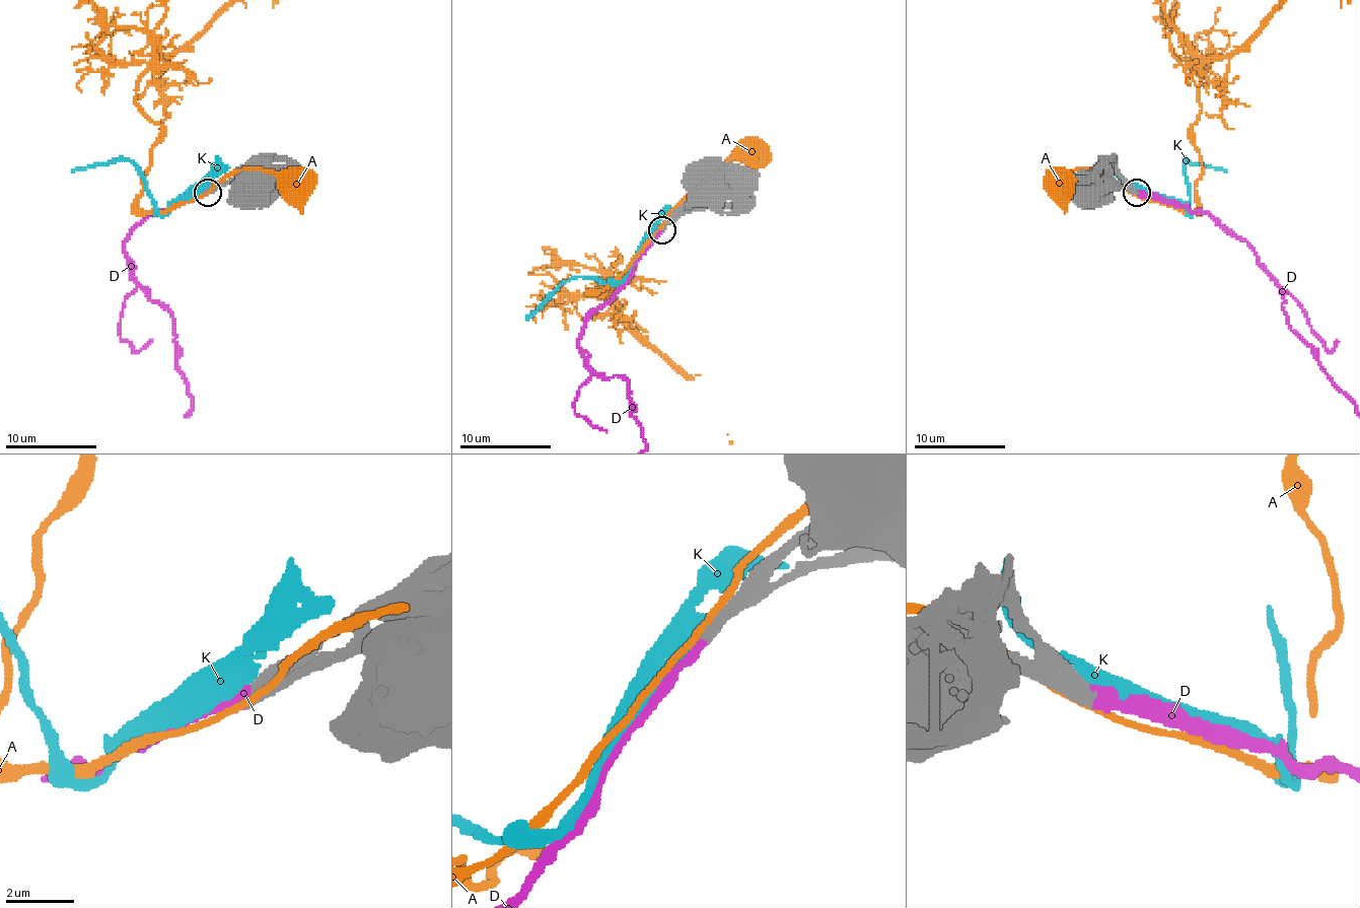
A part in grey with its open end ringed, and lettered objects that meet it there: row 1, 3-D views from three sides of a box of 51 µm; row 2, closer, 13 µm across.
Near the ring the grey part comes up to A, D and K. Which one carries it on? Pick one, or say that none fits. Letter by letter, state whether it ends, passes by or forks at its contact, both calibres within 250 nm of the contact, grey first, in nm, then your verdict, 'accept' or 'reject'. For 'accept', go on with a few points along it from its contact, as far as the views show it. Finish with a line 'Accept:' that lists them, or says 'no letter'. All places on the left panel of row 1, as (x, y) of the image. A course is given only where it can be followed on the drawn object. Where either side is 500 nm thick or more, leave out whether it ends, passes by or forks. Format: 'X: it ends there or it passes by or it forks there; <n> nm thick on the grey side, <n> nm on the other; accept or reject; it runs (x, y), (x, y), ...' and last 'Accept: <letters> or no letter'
A: it passes by; 460 nm thick on the grey side, 190 nm on the other; reject
D: it ends there; 360 nm thick on the grey side, 320 nm on the other; accept
K: it passes by; 400 nm thick on the grey side, 300 nm on the other; reject
Accept: D

